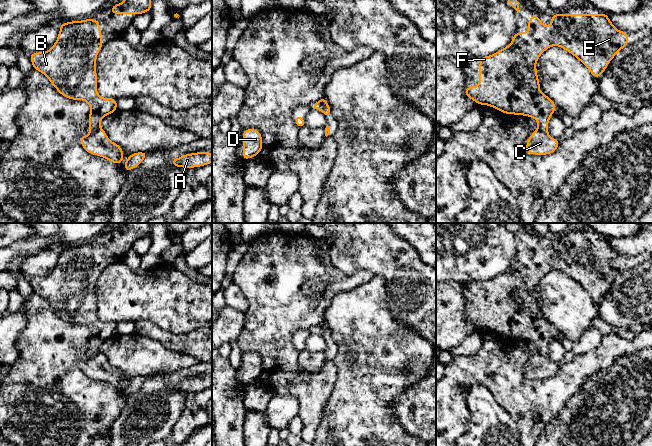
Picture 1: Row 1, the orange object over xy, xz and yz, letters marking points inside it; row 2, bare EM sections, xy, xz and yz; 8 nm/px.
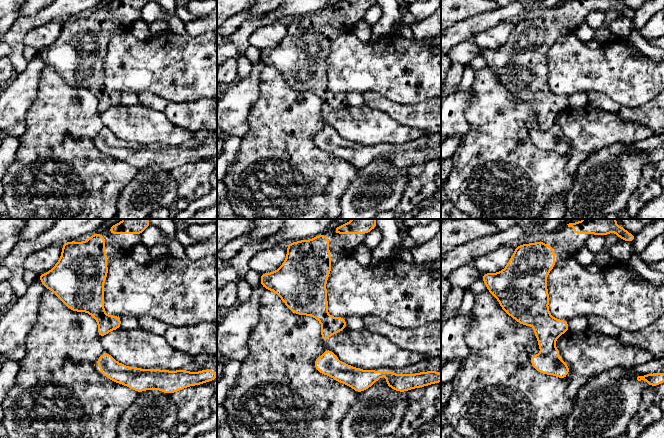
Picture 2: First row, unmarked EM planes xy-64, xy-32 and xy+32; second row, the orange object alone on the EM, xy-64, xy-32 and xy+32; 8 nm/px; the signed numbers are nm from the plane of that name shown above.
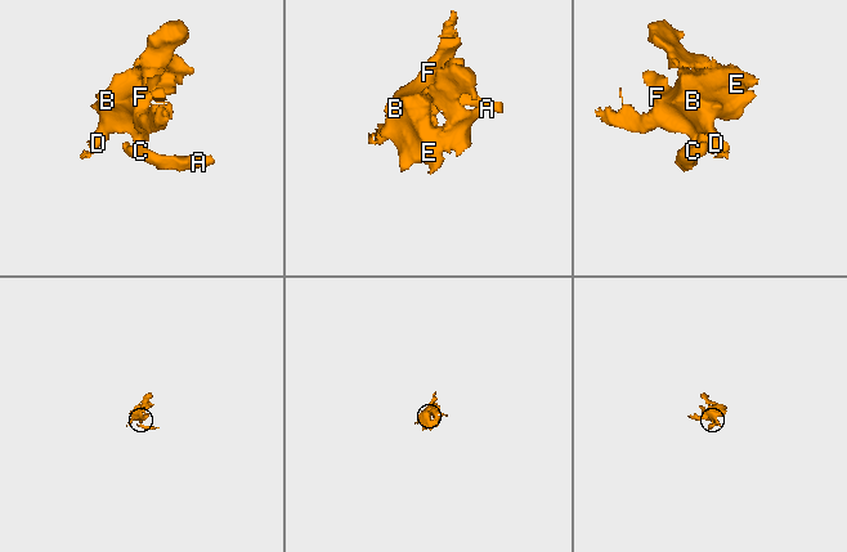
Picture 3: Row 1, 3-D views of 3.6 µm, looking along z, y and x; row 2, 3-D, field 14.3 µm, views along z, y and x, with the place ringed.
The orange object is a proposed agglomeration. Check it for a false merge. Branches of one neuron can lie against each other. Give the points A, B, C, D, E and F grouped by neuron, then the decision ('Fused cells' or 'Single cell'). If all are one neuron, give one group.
Groups: A C / B D E F. Fused cells

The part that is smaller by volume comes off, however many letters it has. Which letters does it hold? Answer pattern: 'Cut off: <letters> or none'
Cut off: A, C

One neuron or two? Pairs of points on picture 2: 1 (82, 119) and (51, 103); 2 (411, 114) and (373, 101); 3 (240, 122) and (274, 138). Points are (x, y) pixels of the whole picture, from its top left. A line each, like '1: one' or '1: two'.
1: one
2: one
3: two

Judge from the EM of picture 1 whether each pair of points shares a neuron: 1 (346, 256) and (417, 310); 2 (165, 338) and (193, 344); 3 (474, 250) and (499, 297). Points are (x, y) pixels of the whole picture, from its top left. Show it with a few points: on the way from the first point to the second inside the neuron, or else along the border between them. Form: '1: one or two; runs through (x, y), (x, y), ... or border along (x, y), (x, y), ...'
1: one; runs through (366, 256), (373, 256), (407, 290)
2: one; runs through (172, 340), (174, 342), (186, 343)
3: two; border along (510, 267), (494, 277), (480, 281)

